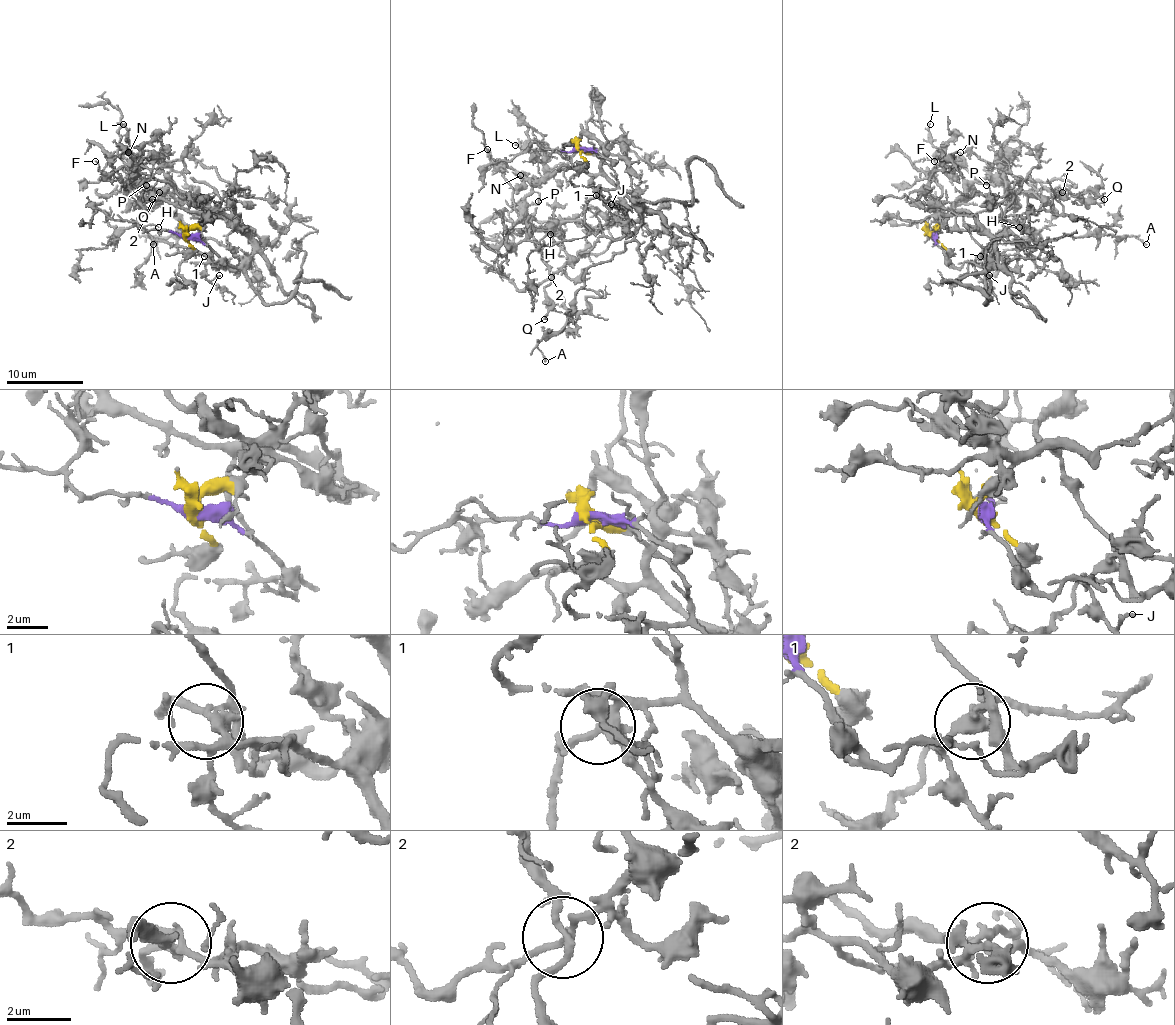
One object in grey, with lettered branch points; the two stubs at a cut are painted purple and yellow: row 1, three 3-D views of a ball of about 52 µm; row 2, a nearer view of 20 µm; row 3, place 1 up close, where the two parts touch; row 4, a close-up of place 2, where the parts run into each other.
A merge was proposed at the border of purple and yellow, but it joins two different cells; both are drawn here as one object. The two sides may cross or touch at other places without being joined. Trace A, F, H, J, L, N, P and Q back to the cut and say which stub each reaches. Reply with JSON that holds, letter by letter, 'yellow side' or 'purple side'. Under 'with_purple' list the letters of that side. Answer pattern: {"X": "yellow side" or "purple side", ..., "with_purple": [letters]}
{"A": "purple side", "F": "yellow side", "H": "purple side", "J": "purple side", "L": "yellow side", "N": "yellow side", "P": "yellow side", "Q": "yellow side", "with_purple": ["A", "H", "J"]}

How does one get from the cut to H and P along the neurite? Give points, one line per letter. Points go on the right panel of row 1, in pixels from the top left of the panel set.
H: (932, 237), (955, 266), (974, 262), (988, 252), (1017, 252), (1030, 241), (1028, 227), (1019, 227)
P: (932, 237), (946, 218), (959, 212), (953, 208), (955, 200), (969, 183), (986, 185)

